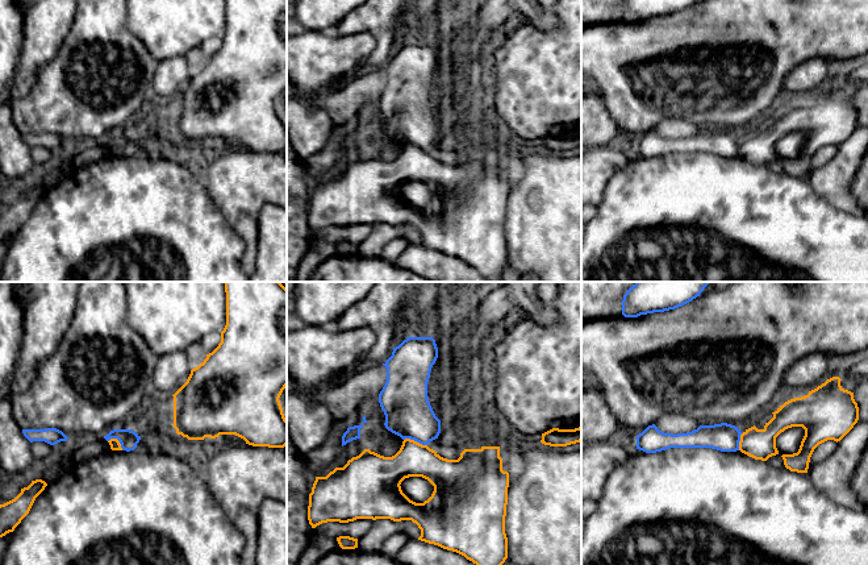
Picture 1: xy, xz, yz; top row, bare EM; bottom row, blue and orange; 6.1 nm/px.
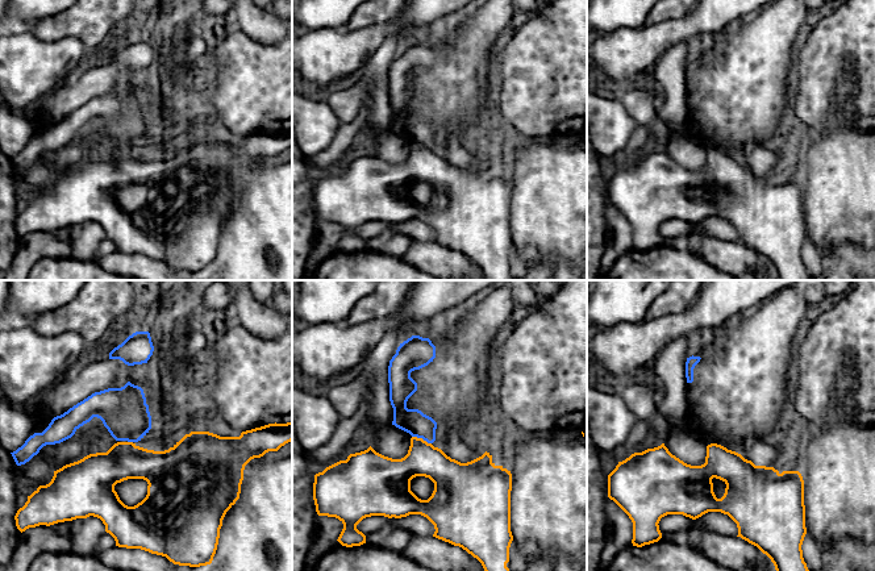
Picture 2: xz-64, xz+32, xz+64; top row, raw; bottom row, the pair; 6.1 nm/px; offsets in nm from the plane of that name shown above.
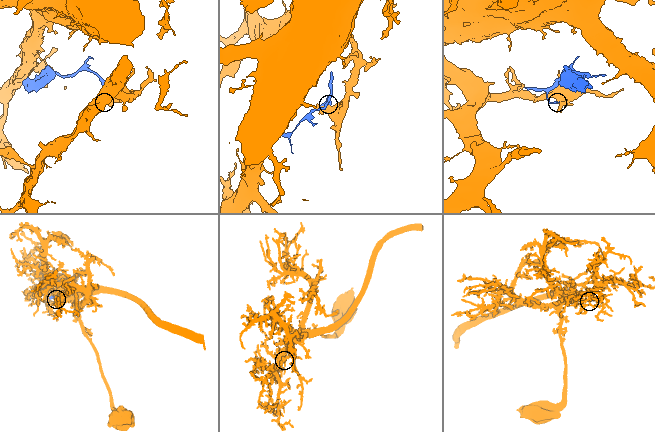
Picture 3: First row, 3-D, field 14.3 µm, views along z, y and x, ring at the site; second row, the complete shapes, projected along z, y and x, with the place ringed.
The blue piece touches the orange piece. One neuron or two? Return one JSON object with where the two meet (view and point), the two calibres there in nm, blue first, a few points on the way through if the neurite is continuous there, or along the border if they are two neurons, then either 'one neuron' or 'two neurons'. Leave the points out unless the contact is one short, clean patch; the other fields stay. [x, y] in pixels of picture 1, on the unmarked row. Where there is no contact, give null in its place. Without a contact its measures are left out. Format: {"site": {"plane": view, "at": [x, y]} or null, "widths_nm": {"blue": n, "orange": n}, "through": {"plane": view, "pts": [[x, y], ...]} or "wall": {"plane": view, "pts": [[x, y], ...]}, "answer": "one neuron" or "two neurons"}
{"site": {"plane": "xz", "at": [416, 145]}, "widths_nm": {"blue": 280, "orange": 200}, "wall": {"plane": "xz", "pts": [[404, 144], [412, 144], [426, 150]]}, "answer": "two neurons"}

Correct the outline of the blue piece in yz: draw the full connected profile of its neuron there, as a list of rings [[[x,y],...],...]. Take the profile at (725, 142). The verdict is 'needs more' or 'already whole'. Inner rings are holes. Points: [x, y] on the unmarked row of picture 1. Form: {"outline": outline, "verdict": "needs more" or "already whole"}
{"outline": [[[721,128],[700,130],[687,138],[664,138],[655,129],[648,130],[637,141],[637,154],[656,158],[671,153],[711,153],[721,157],[739,155],[740,134],[735,130]]], "verdict": "already whole"}

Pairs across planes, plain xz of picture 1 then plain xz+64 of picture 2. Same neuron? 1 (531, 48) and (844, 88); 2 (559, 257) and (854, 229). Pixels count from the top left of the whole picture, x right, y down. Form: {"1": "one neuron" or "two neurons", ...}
{"1": "two neurons", "2": "one neuron"}

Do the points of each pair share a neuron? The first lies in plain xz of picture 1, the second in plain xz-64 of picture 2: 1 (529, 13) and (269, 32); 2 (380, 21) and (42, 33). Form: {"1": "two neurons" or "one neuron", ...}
{"1": "one neuron", "2": "one neuron"}

